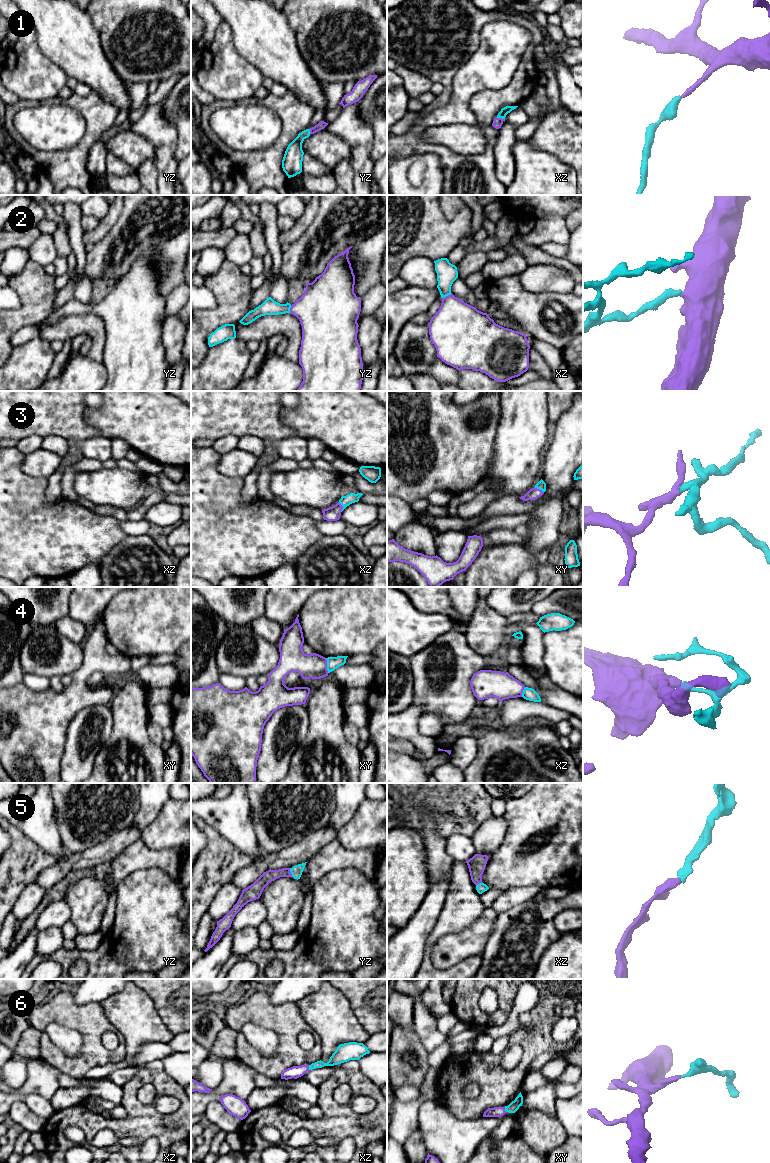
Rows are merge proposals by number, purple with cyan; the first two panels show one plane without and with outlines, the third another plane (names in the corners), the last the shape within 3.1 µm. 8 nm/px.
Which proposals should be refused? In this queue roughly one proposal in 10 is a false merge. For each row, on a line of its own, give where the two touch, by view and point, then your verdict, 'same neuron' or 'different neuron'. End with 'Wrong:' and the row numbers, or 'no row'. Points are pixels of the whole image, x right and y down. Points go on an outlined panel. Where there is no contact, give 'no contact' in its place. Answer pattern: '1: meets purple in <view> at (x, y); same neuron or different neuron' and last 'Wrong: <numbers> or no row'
1: meets purple in xz at (500, 118); same neuron
2: meets purple in xz at (446, 296); same neuron
3: meets purple in xz at (342, 507); same neuron
4: meets purple in xy at (326, 665); different neuron
5: meets purple in yz at (290, 872); same neuron
6: meets purple in xz at (308, 1067); same neuron
Wrong: 4

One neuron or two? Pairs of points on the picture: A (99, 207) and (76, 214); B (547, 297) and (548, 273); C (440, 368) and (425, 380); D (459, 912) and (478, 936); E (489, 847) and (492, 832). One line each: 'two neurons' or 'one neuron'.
A: two neurons
B: two neurons
C: two neurons
D: two neurons
E: one neuron

